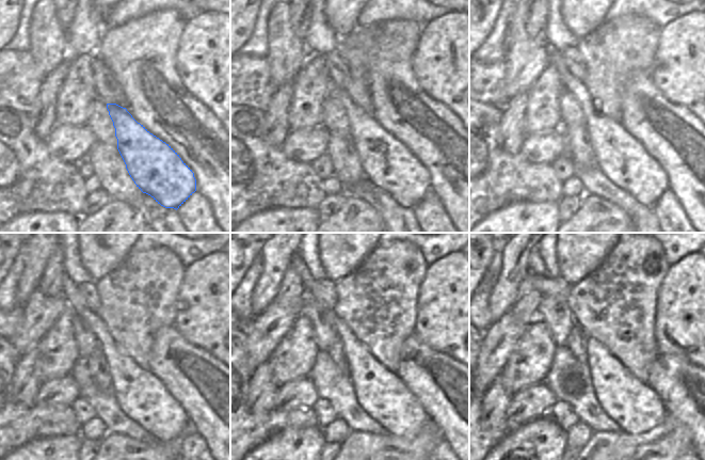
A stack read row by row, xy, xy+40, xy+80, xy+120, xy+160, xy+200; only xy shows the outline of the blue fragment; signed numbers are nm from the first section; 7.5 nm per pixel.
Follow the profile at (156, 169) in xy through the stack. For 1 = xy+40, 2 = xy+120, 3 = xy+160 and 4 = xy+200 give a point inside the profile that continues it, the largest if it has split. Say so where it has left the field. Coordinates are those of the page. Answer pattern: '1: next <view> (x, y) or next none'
1: next xy+40 (387, 162)
2: next xy+120 (141, 395)
3: next xy+160 (383, 396)
4: next xy+200 (635, 406)

